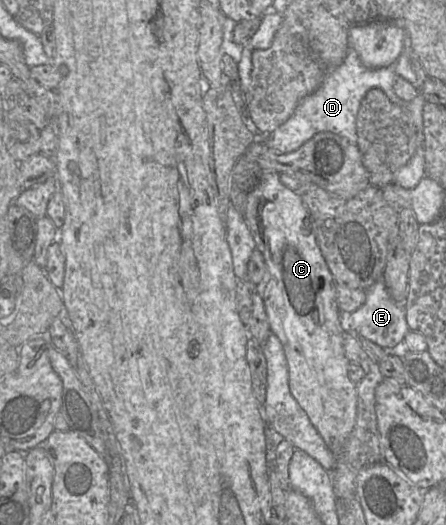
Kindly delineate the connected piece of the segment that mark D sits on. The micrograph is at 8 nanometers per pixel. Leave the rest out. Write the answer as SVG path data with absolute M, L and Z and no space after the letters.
M350 48L343 63L331 70L319 88L306 96L298 104L291 117L270 134L268 147L277 153L290 153L320 132L332 132L355 144L358 139L356 120L361 102L370 89L379 88L384 91L391 102L403 109L416 128L417 149L410 160L399 168L394 176L395 184L405 189L414 188L426 175L423 107L427 101L419 93L411 101L399 98L393 90L394 75L394 64L391 67L369 68L362 63L356 51Z

